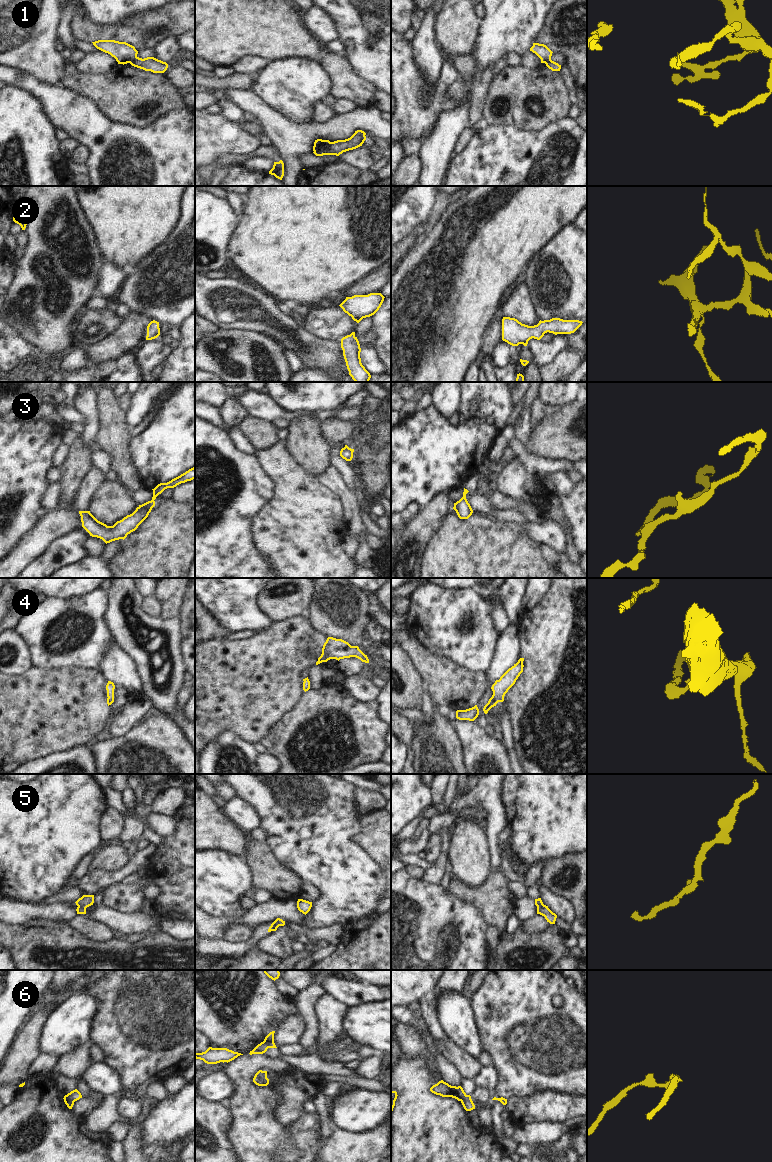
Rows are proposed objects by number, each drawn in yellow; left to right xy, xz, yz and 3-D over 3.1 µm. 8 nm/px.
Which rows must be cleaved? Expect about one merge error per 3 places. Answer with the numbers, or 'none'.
1, 6

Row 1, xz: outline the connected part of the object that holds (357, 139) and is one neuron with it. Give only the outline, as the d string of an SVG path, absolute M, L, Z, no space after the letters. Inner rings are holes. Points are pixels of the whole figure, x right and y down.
M357 130L348 139L337 140L328 144L322 151L314 151L316 156L323 155L336 155L339 156L343 152L356 149L364 143L366 140L366 133L362 130Z

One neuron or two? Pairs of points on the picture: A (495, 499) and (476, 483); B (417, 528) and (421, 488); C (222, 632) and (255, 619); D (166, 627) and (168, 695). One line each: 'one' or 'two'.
A: one
B: two
C: two
D: one

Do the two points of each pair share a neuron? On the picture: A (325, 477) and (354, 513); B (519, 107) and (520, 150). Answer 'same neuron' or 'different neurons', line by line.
A: same neuron
B: different neurons

